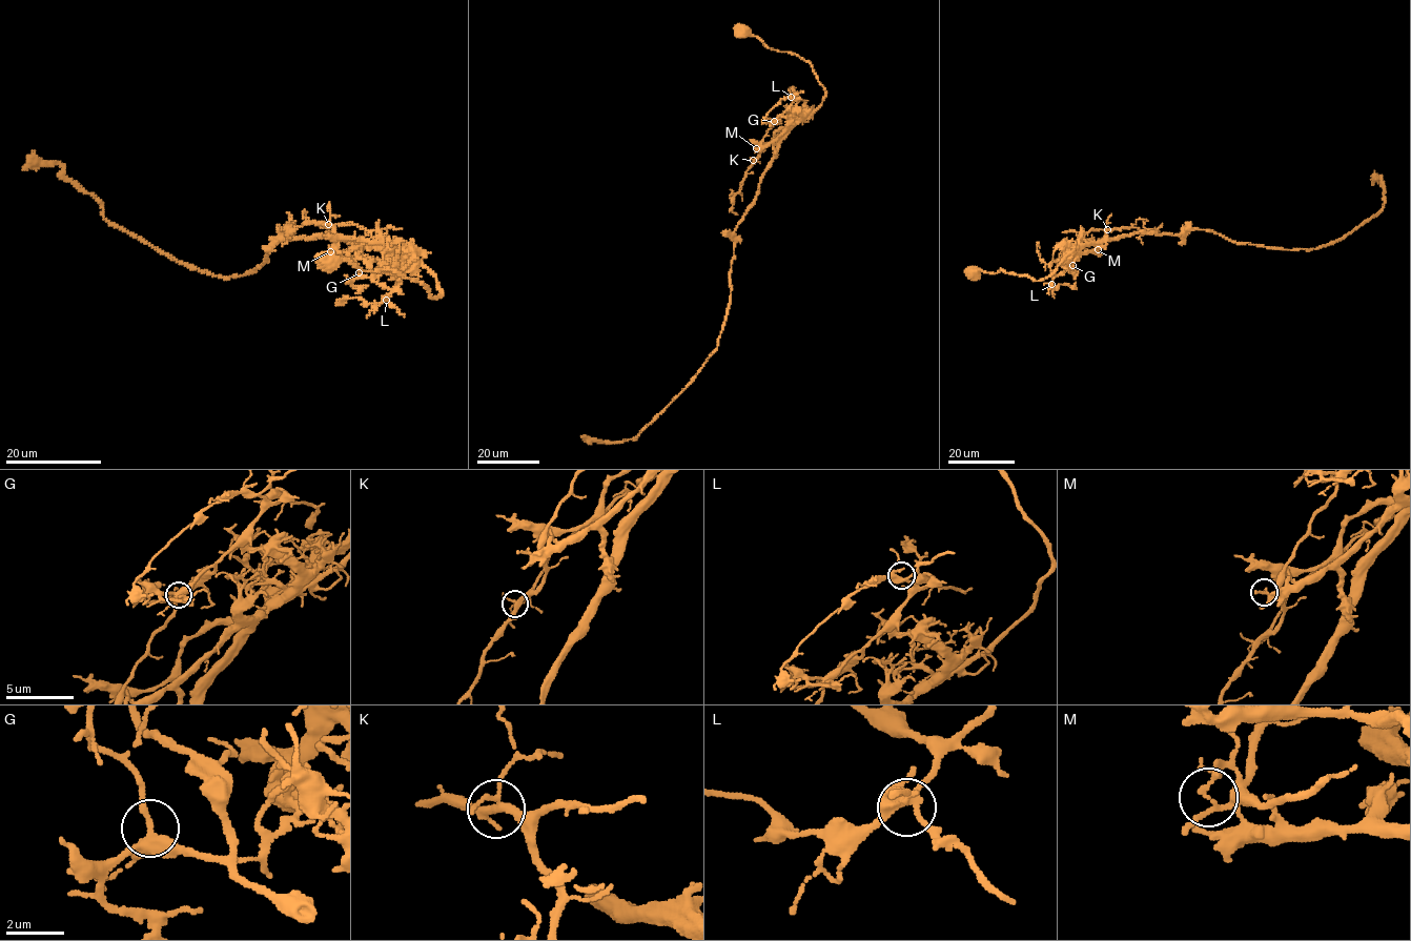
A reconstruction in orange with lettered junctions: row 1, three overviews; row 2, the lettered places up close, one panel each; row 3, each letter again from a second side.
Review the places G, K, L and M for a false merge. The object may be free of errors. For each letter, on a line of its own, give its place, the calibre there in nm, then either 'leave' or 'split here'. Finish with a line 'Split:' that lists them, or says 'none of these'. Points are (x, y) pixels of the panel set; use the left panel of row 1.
G: place (359, 272); calibre 360 nm; leave
K: place (328, 224); calibre 240 nm; leave
L: place (386, 300); calibre 400 nm; leave
M: place (330, 251); calibre 130 nm; split here
Split: M

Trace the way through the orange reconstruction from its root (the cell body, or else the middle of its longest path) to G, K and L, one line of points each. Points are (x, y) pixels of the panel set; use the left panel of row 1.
G: (327, 263), (394, 269), (421, 281), (431, 298), (442, 292), (436, 278), (415, 262), (375, 278), (359, 272)
K: (327, 263), (394, 269), (421, 281), (431, 298), (442, 292), (431, 272), (392, 253), (377, 229), (328, 224)
L: (327, 263), (394, 269), (431, 298), (442, 292), (431, 272), (409, 262), (373, 277), (390, 291), (386, 300)

